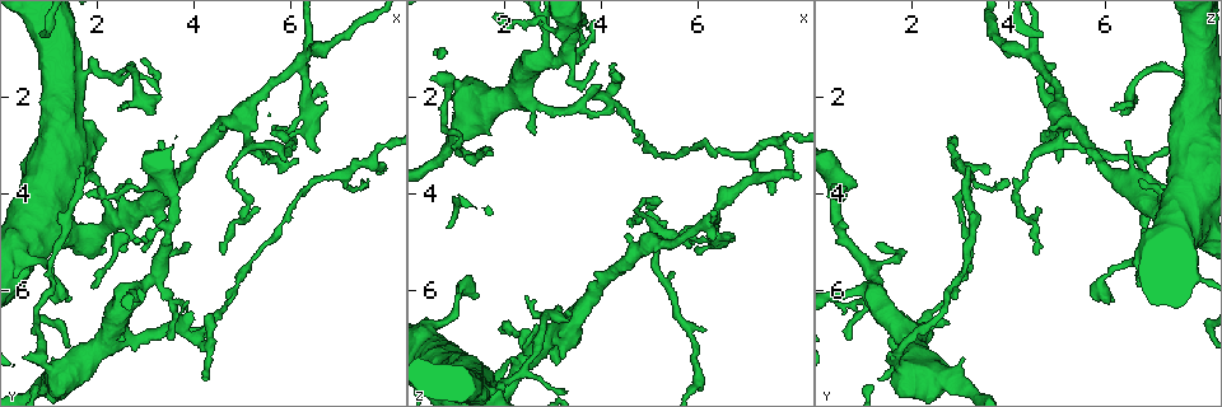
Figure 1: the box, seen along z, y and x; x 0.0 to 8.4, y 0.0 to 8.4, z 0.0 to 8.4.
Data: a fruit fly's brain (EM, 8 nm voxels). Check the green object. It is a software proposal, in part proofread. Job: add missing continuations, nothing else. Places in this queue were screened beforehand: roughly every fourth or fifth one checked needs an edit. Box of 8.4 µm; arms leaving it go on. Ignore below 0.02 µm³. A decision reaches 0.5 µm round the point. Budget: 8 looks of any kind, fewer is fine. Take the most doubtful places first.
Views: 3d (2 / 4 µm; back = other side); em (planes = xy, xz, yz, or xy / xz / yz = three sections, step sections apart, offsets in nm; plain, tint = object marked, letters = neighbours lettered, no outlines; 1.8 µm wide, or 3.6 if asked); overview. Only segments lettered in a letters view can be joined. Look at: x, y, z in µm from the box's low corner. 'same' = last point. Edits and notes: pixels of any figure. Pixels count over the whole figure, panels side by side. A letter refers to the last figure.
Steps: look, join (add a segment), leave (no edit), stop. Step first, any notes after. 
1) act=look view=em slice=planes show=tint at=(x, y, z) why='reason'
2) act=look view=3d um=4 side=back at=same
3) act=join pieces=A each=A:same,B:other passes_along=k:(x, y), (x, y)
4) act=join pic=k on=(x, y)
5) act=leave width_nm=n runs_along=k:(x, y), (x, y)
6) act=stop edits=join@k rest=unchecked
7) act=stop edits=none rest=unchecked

act=look view=em slice=planes show=letters at=(6.55, 3.20, 5.05) why='an open end'

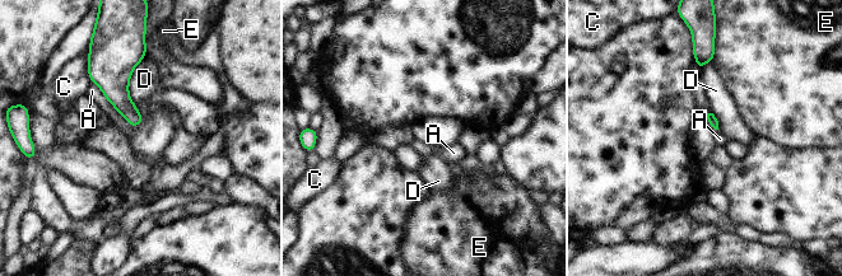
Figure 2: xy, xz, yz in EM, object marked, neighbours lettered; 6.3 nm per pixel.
act=leave longest_contact=A:400nm each=A:other,C:other,D:other,E:other found='none of them fits'

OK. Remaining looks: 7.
act=look view=em slice=planes show=letters at=(3.35, 2.90, 6.55)

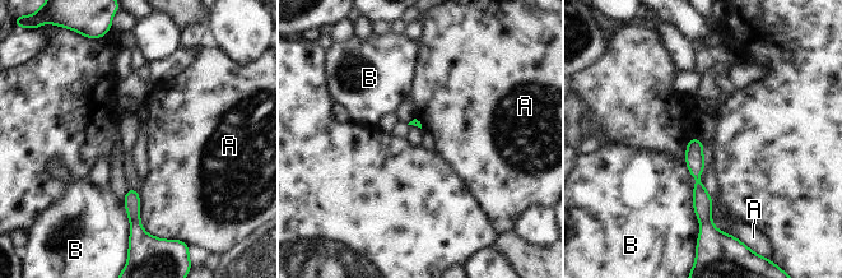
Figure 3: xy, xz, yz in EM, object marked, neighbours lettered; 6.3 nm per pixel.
act=leave each=A:other,B:other border=3:(138, 191), (139, 222), (143, 226) found='none of them fits'

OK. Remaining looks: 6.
act=stop edits=none rest=unchecked

